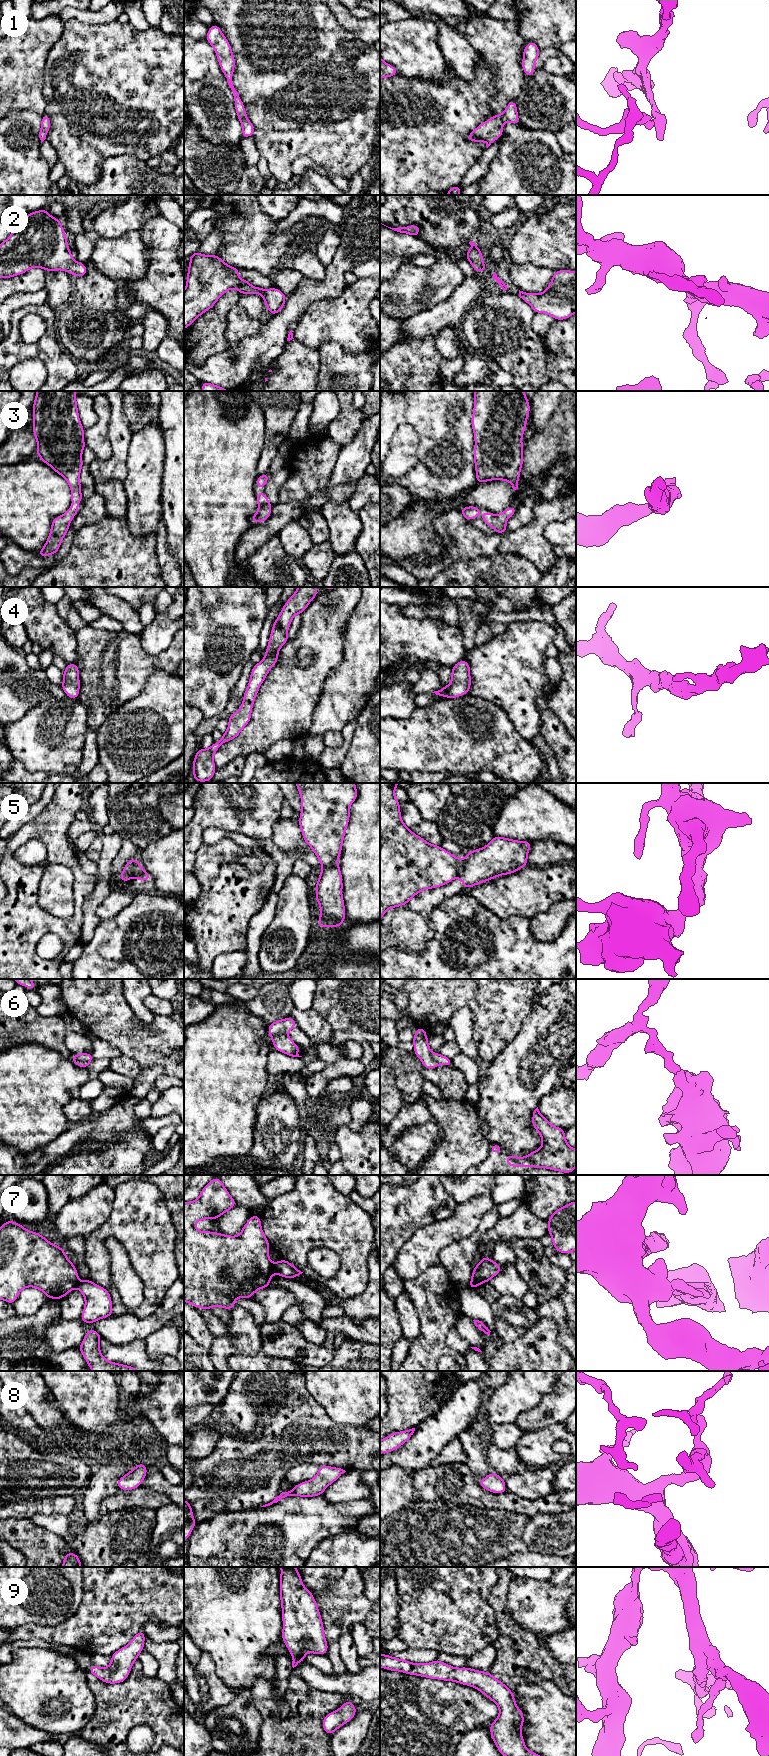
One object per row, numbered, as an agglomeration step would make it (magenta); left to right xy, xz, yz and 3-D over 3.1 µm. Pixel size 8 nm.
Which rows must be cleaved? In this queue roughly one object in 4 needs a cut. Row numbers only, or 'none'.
7

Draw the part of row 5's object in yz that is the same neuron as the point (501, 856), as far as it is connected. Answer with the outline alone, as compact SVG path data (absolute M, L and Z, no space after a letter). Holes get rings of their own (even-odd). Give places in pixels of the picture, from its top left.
M380 783L380 922L388 909L407 905L419 892L441 887L455 877L461 879L462 886L467 889L501 875L518 872L528 865L531 841L494 836L486 846L468 852L463 860L439 845L430 844L403 823L400 802L395 798L398 785Z

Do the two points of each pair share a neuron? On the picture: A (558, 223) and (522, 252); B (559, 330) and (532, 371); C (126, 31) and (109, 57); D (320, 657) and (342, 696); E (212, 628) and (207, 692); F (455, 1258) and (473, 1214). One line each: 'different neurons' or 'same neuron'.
A: same neuron
B: different neurons
C: same neuron
D: different neurons
E: same neuron
F: different neurons

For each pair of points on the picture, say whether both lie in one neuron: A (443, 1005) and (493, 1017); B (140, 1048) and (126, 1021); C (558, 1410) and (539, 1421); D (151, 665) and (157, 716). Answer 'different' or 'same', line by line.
A: same
B: same
C: same
D: different

